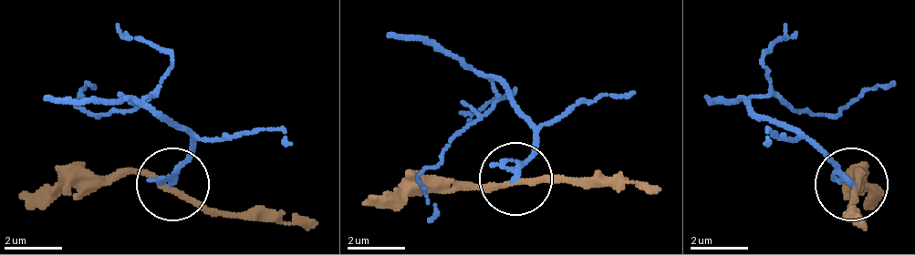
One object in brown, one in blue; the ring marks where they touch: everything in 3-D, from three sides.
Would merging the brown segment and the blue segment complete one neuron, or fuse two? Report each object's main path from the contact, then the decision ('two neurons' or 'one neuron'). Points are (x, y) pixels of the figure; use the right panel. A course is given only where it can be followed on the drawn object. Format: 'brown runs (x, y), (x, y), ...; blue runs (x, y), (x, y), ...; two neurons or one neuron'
brown runs (853, 186), (860, 171), (875, 200); blue runs (853, 186), (802, 135), (751, 106), (773, 98), (838, 113), (897, 84); two neurons

